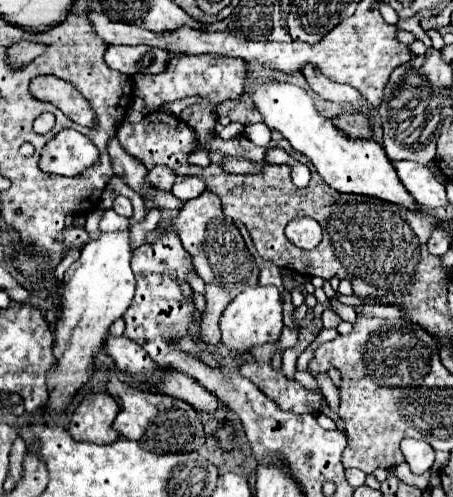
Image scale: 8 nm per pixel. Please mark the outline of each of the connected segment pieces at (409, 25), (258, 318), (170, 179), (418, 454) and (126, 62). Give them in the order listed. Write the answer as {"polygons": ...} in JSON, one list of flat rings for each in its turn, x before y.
{"polygons":[[[414,16,414,18,406,20,406,22,400,20,400,22,398,22,398,28,400,28,400,30,412,32,412,34,414,34,418,40,421,40,427,48,432,47,431,39,426,36,426,32,420,28,420,16]],[[274,286,246,288,242,294,238,294,228,304,228,308,226,308,226,312,222,314,222,320,220,320,222,344,232,354,234,352,244,354,244,352,250,352,250,348,254,348,254,346,276,342,282,328,284,328,284,324,282,324,282,304,280,304,278,290]],[[154,166,148,176,146,176,146,184,156,188,156,190,170,190,174,184,174,174,170,174,170,170,166,166]],[[402,440,402,454,414,474,424,474,434,464,434,450,422,440]],[[110,46,104,54,104,62,110,68,114,68,114,70,126,74,126,76,134,76,138,72,142,72,142,74,160,74,166,68,166,58,168,58,168,54,164,50,150,48,150,46]]]}

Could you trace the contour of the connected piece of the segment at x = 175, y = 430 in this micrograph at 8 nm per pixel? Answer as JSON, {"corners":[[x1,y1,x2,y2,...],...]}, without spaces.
{"corners":[[110,374,108,394,120,402,120,412,114,420,114,430,128,440,140,442,140,446,148,452,170,454,170,452,194,452,204,444,204,428,198,420,196,410,184,400,166,396,166,394,150,394,138,388,122,384,116,374]]}

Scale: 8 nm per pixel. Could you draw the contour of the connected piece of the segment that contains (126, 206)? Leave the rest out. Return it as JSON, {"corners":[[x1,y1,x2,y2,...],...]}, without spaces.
{"corners":[[116,196,116,198,114,198,114,210,116,210,120,216,126,216,126,218,132,216,132,204,130,204,130,200,124,198,124,196]]}

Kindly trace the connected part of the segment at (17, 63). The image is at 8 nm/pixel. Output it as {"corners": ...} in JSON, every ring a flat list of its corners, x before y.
{"corners":[[18,42,8,48,8,62,12,68,22,68,24,64,32,62,36,56,44,52,44,44,34,44,34,42]]}

